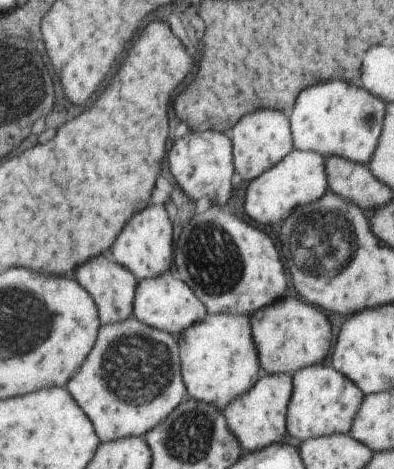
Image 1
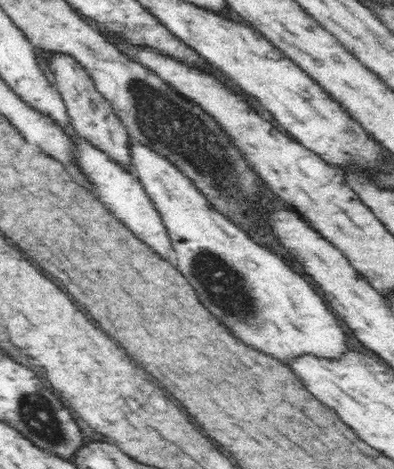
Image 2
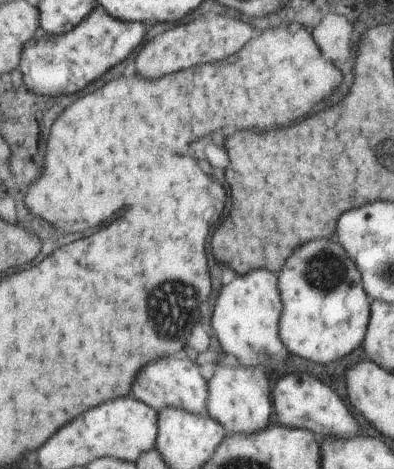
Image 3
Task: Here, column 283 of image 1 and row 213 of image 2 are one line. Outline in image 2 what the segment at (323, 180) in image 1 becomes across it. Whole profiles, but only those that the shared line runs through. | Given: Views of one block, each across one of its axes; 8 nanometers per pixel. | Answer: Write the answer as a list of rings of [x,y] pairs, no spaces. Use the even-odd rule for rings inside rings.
[[[144,144],[130,146],[130,156],[134,164],[134,176],[138,178],[140,186],[144,188],[150,202],[156,206],[158,216],[162,218],[166,226],[166,234],[170,236],[172,244],[172,264],[190,280],[190,286],[194,292],[198,292],[198,300],[242,340],[242,344],[250,344],[250,348],[258,348],[258,352],[266,352],[266,356],[276,358],[284,366],[290,366],[292,360],[298,356],[318,356],[326,360],[338,360],[342,354],[348,352],[348,338],[342,326],[338,324],[334,312],[330,312],[330,306],[322,300],[322,296],[294,270],[288,268],[286,260],[278,254],[272,254],[252,242],[248,234],[238,228],[234,222],[230,222],[224,214],[216,212],[206,196],[190,182],[190,178],[182,176],[182,172],[168,162],[162,154],[154,152],[152,148],[146,148]]]

